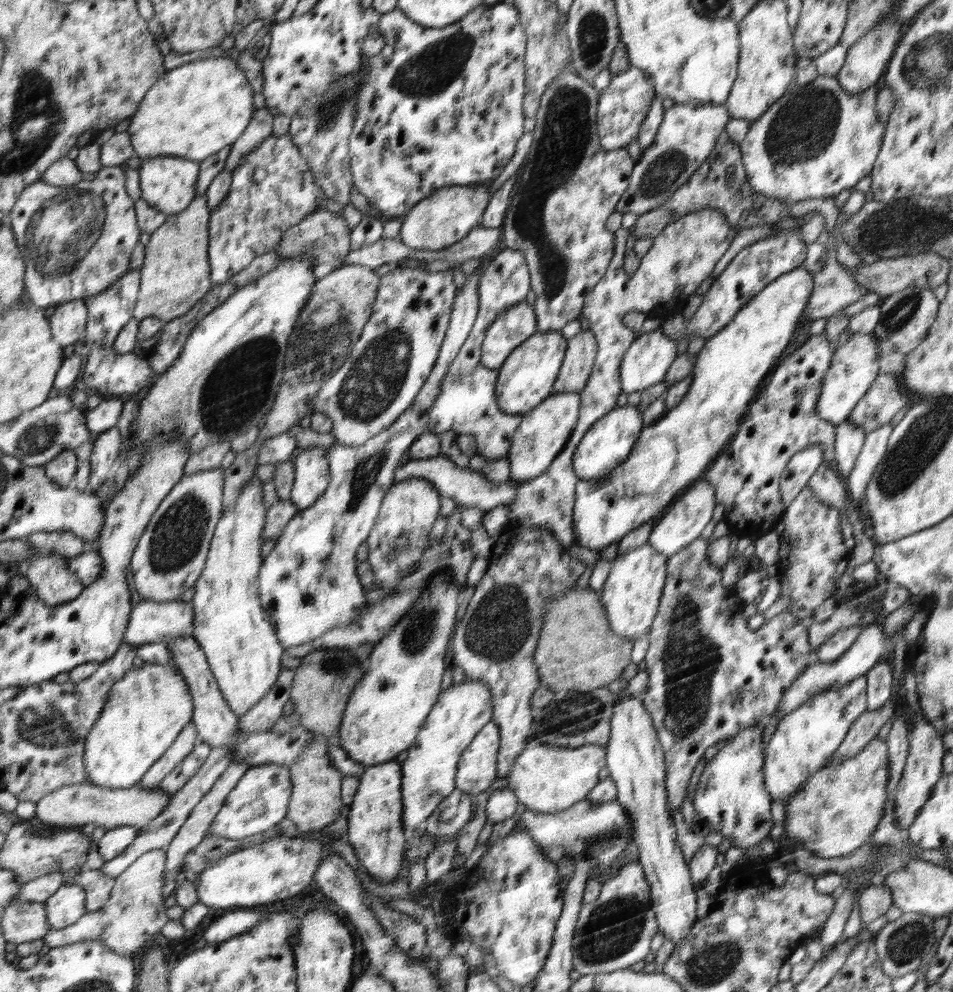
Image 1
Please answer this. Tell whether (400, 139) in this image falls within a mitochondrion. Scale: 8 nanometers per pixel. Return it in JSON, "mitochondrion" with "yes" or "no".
{"mitochondrion":"no"}

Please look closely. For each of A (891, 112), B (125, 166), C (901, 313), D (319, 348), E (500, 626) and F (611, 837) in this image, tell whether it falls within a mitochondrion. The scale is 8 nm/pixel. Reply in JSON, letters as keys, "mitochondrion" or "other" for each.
{"A":"other","B":"other","C":"mitochondrion","D":"mitochondrion","E":"mitochondrion","F":"mitochondrion"}

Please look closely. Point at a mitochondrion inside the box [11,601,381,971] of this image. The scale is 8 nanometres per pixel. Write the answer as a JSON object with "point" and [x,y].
{"point":[44,724]}

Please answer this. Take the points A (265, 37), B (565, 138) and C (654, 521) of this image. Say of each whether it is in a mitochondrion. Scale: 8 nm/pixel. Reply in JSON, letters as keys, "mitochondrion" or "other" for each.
{"A":"other","B":"mitochondrion","C":"other"}

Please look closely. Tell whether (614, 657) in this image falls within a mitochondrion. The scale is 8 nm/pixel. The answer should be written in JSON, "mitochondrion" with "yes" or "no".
{"mitochondrion":"no"}

